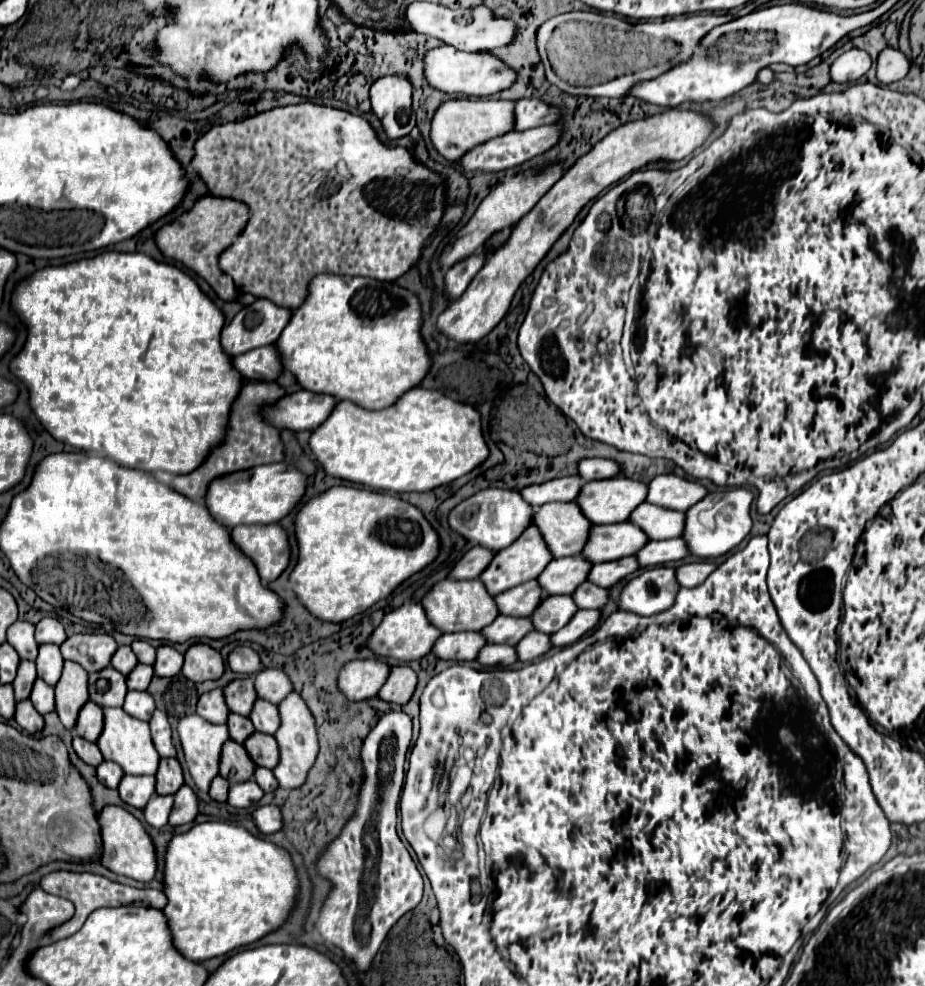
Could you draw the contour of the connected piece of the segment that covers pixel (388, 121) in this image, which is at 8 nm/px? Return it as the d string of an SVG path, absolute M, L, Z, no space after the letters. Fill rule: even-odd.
M402 76L378 78L370 88L374 114L382 120L390 140L406 136L416 126L412 110L412 82Z

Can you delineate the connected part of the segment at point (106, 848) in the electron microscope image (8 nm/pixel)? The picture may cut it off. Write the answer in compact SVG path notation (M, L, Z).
M106 806L98 814L98 822L102 828L102 840L104 840L100 862L116 874L128 876L128 878L138 880L138 882L150 882L156 876L158 862L156 862L154 842L152 842L150 834L146 832L146 828L142 826L142 822L120 806Z

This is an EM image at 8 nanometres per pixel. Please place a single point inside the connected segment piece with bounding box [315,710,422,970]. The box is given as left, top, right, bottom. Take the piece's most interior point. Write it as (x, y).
(376, 882)

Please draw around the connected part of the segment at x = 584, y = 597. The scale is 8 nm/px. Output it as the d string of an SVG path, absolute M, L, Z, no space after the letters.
M586 582L584 586L578 586L572 598L576 598L576 604L580 604L580 608L604 608L610 602L610 592L592 582Z

